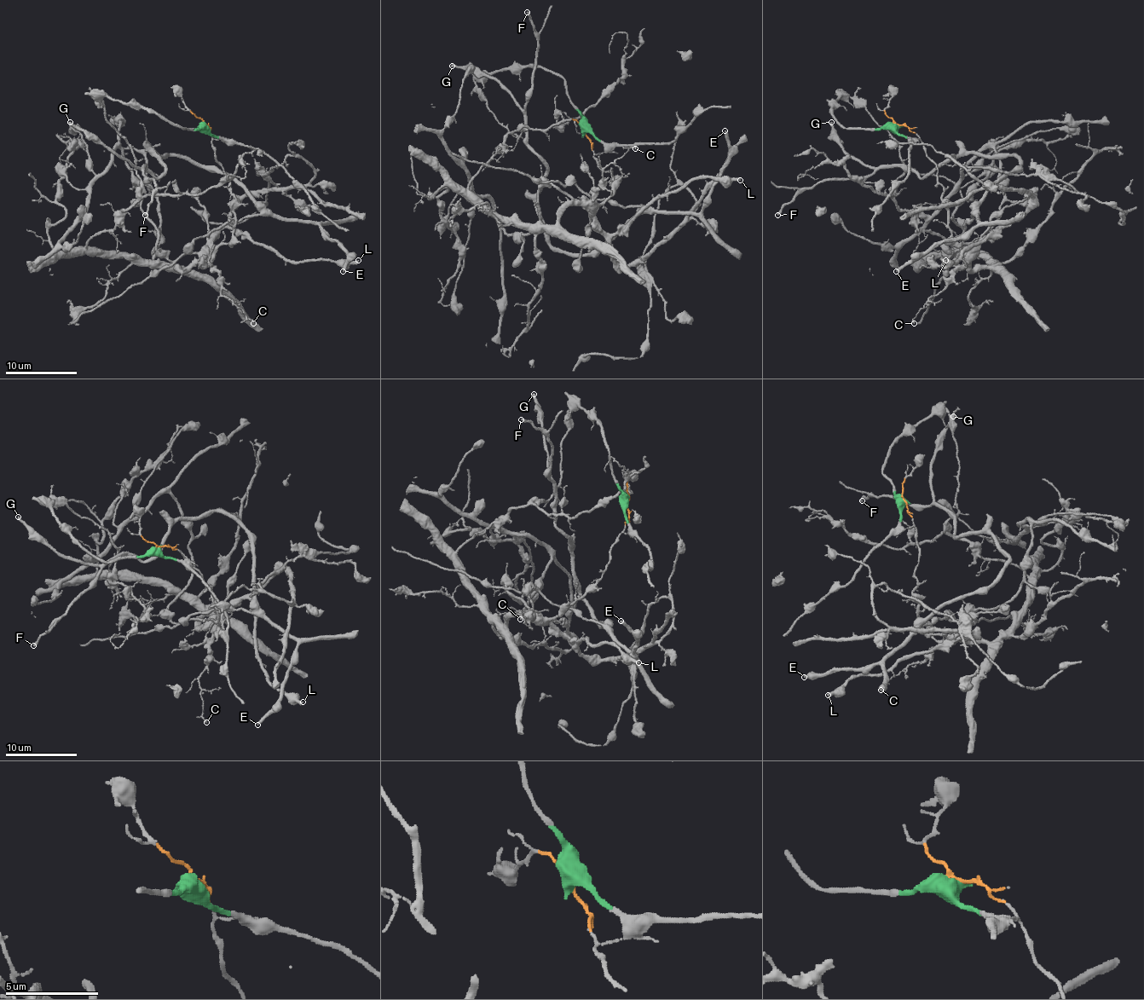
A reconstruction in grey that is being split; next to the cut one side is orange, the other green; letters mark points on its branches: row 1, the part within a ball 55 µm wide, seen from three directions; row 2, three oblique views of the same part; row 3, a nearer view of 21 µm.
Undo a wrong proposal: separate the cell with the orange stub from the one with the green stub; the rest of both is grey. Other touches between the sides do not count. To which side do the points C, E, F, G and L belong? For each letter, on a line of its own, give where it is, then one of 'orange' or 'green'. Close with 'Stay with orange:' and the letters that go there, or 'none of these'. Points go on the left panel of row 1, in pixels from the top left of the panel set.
C: at (253, 323); orange
E: at (343, 271); orange
F: at (145, 215); orange
G: at (70, 122); orange
L: at (358, 260); orange
Stay with orange: C, E, F, G, L

